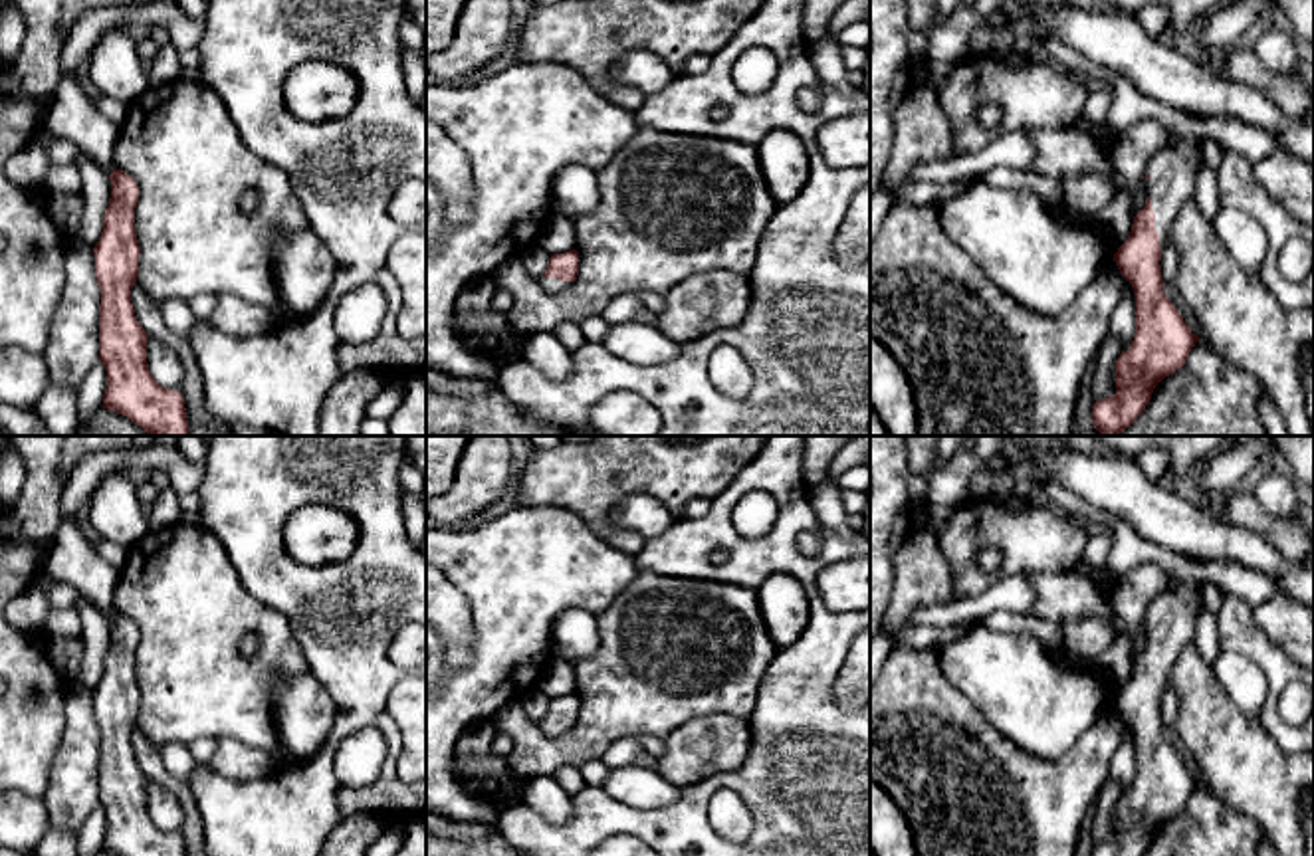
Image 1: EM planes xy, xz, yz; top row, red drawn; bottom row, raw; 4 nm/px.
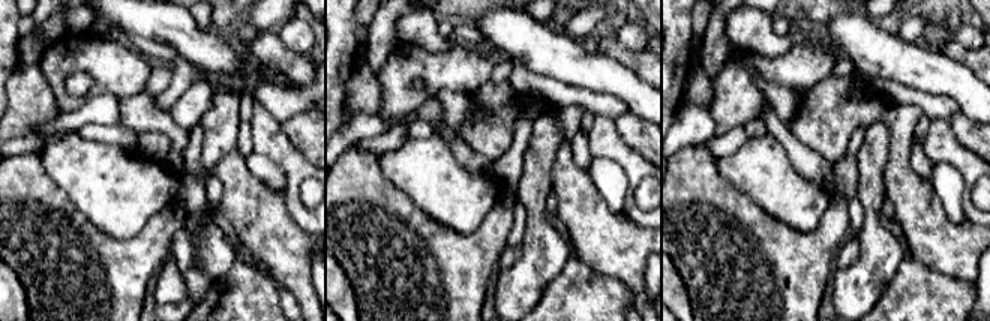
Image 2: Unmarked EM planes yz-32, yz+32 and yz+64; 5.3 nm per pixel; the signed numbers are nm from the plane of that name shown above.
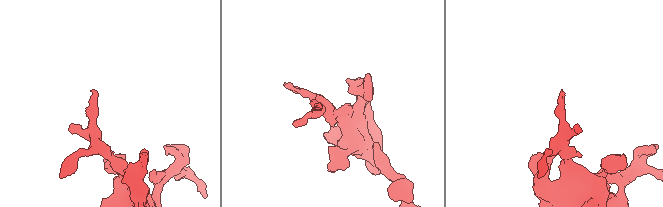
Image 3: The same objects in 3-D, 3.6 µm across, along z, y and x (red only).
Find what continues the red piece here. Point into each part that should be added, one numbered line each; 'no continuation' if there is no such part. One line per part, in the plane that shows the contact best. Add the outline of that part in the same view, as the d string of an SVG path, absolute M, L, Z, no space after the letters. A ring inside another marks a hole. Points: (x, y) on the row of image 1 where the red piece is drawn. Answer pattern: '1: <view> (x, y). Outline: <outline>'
1: yz (1172, 171). Outline: M1169 135L1167 145L1157 151L1146 164L1148 196L1155 214L1159 250L1169 242L1169 226L1179 208L1195 196L1195 151L1197 141L1191 137Z

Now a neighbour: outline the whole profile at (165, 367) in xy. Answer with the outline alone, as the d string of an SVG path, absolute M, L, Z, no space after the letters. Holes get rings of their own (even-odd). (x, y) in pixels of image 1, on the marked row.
M149 337L147 339L147 365L153 374L153 378L168 388L178 390L182 384L182 363L180 359L159 339Z

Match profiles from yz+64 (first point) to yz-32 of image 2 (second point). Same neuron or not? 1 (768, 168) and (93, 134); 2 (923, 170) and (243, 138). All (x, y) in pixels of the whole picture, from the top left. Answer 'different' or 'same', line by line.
1: different
2: same

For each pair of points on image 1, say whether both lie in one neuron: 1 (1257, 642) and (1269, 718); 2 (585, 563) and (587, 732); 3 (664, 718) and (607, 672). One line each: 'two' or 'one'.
1: one
2: two
3: one

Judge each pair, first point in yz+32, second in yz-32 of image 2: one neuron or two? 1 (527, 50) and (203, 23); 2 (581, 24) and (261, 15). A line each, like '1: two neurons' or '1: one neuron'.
1: two neurons
2: one neuron

